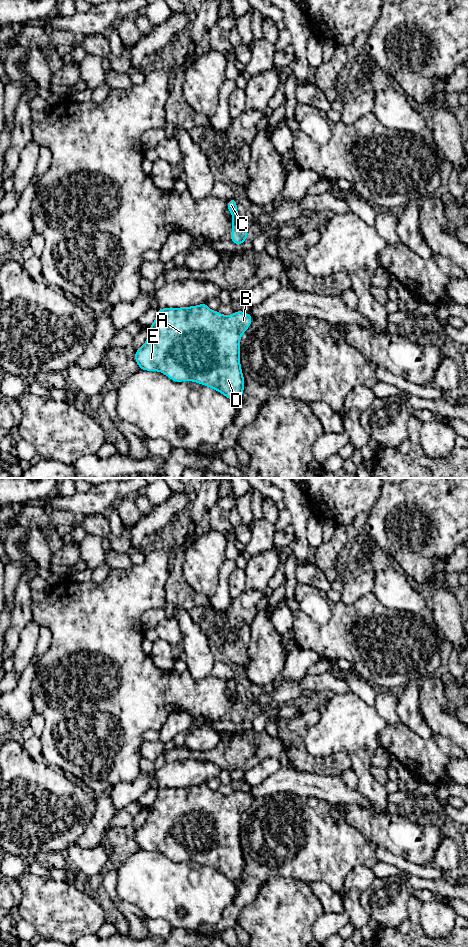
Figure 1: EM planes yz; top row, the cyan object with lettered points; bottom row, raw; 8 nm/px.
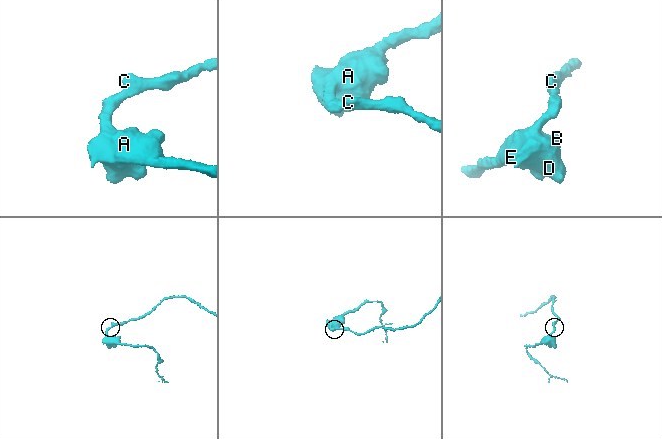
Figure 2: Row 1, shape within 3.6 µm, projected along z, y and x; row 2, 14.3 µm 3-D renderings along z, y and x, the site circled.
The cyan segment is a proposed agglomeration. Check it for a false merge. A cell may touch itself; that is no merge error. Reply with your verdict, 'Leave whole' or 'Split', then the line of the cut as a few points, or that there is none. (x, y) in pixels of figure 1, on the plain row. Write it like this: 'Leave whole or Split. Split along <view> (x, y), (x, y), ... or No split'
Leave whole. No split

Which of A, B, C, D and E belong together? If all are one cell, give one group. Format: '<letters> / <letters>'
A B C D E

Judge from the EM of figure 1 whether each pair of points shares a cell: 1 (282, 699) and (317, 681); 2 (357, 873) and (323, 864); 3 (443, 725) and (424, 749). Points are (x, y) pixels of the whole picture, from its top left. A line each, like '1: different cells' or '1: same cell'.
1: same cell
2: different cells
3: different cells

